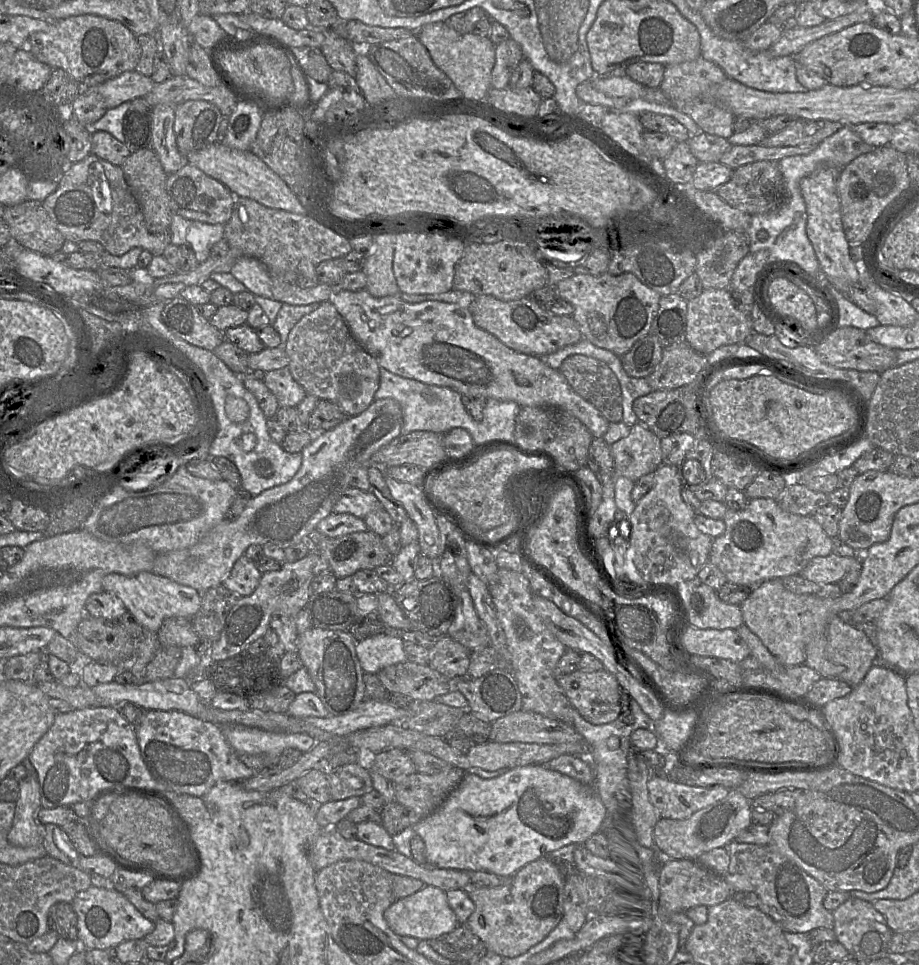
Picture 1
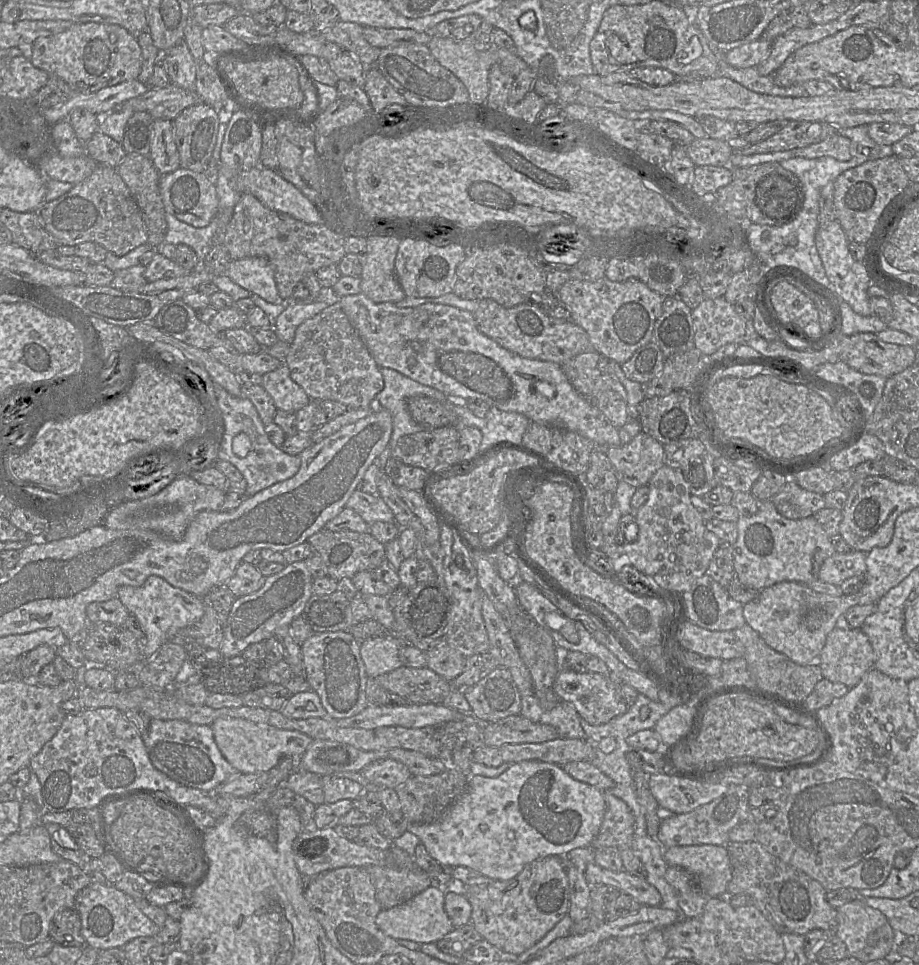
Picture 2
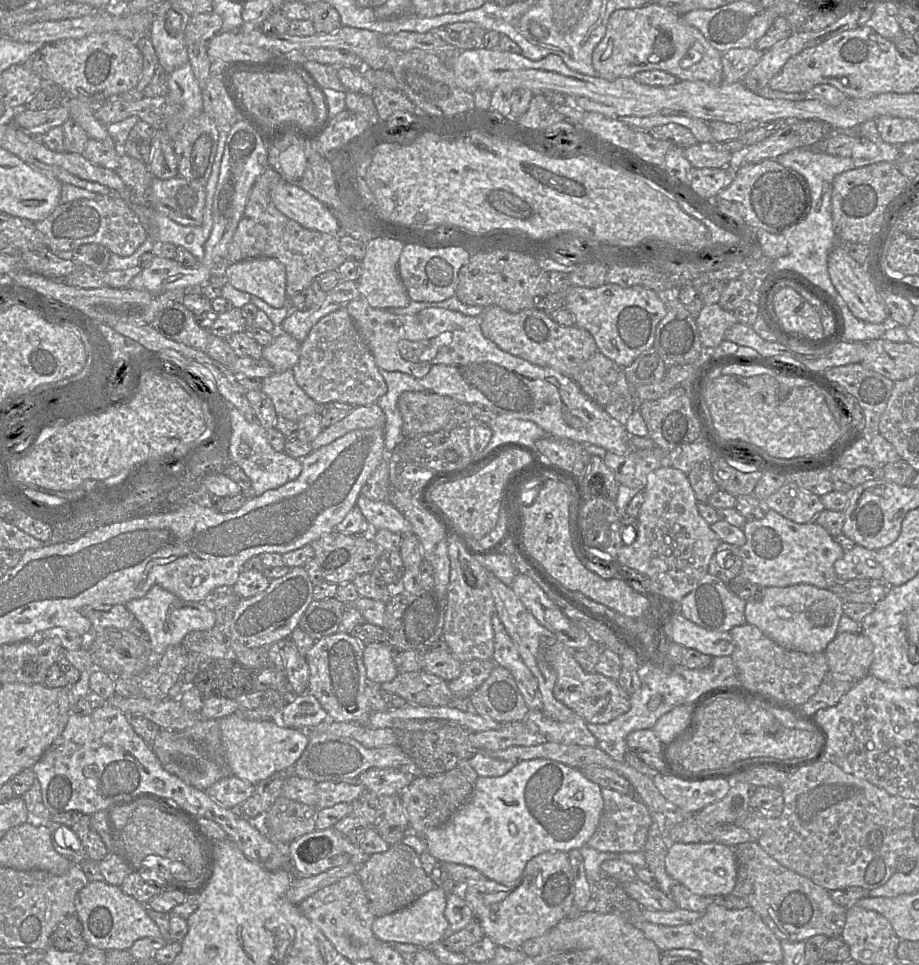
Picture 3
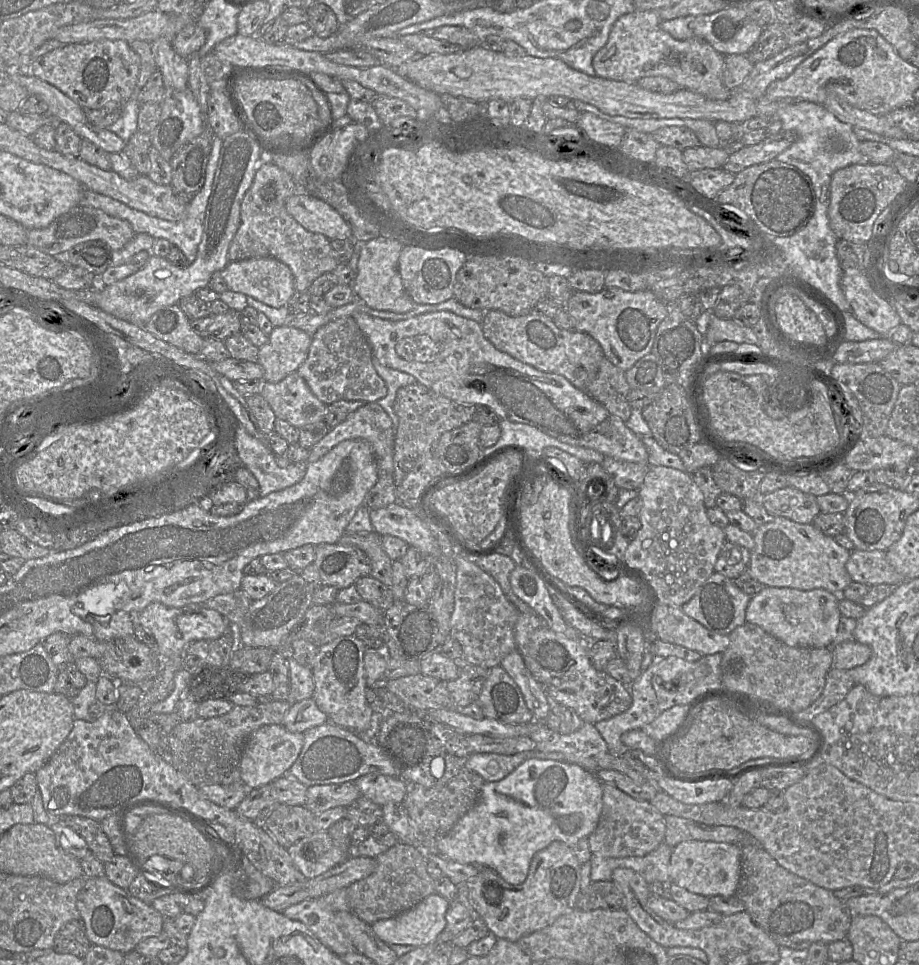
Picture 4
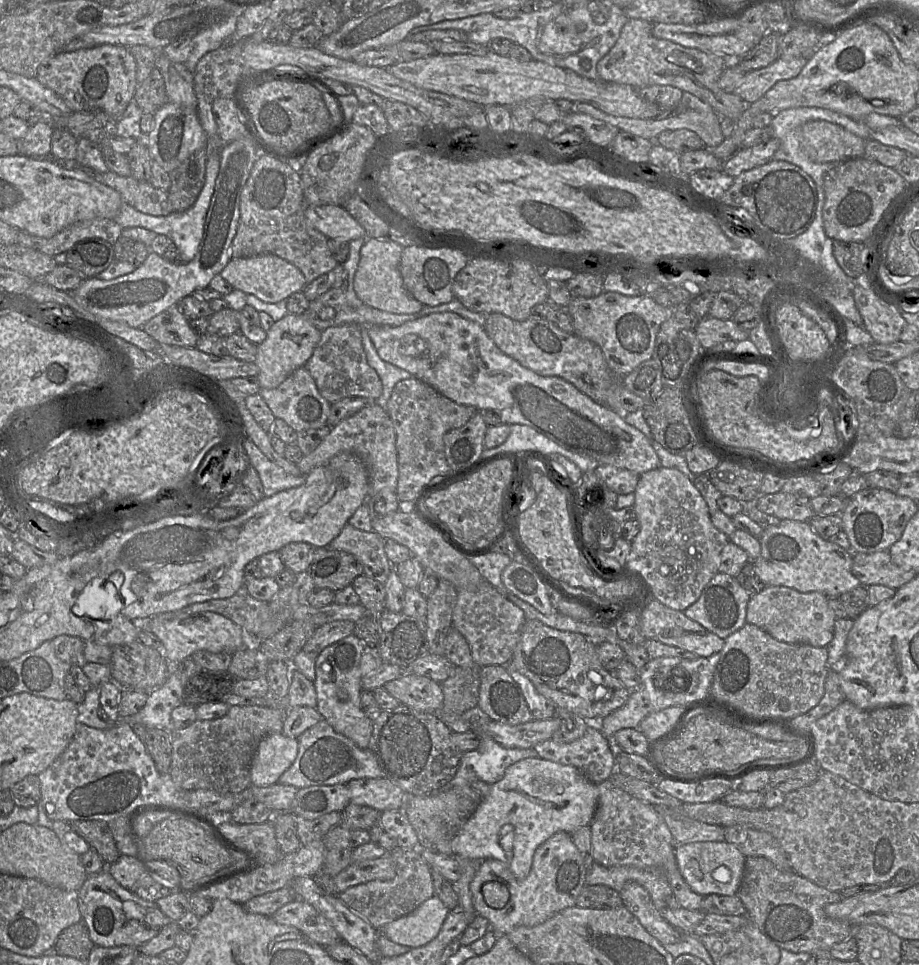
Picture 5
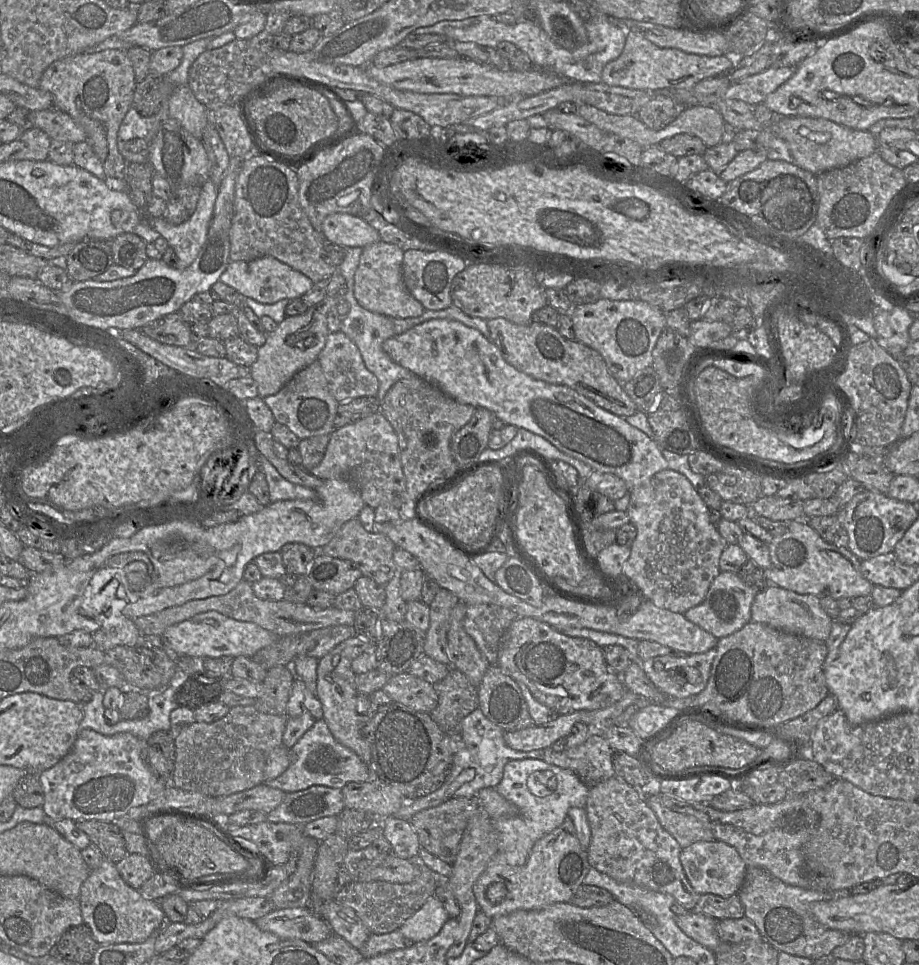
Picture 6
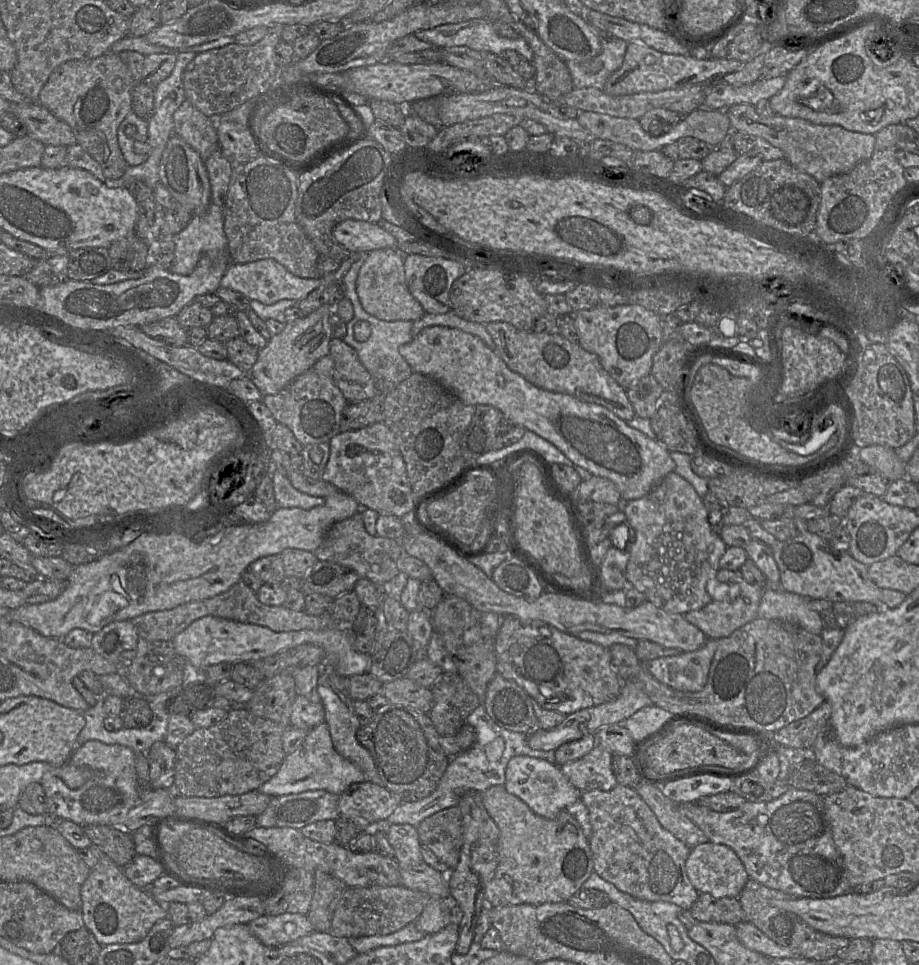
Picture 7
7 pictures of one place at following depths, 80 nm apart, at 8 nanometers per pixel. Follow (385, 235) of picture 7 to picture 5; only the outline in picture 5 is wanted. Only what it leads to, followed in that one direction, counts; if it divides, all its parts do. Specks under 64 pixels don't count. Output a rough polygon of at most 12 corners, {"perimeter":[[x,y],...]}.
{"perimeter":[[306,205],[310,225],[350,242],[365,229],[342,205]]}

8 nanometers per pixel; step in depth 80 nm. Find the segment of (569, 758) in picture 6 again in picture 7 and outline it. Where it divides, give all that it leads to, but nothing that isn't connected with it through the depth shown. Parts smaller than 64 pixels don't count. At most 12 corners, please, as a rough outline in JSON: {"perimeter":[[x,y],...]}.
{"perimeter":[[597,743],[560,769],[581,792],[618,784],[611,751]]}

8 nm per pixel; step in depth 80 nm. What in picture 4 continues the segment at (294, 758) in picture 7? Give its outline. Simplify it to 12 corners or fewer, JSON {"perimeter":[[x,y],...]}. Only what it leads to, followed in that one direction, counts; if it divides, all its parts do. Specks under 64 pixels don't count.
{"perimeter":[[327,721],[286,774],[308,787],[399,775],[378,744]]}

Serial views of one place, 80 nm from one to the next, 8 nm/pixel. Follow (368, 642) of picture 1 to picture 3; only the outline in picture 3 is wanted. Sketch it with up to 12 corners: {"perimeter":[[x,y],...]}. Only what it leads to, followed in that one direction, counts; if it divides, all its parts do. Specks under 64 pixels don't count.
{"perimeter":[[387,643],[363,648],[370,681],[382,684],[398,674]]}

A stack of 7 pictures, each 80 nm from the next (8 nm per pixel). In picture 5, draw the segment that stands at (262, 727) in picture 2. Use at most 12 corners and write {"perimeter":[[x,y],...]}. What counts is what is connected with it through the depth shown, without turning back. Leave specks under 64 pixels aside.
{"perimeter":[[270,734],[258,744],[251,785],[278,782],[298,754],[298,739]]}

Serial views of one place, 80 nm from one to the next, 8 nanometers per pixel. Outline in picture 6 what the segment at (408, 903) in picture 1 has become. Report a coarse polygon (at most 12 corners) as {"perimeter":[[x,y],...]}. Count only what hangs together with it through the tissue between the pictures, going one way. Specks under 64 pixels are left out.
{"perimeter":[[433,895],[398,930],[415,944],[448,918]]}

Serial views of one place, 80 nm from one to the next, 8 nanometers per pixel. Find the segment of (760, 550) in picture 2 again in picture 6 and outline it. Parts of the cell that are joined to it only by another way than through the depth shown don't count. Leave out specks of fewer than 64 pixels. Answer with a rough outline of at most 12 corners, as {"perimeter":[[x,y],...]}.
{"perimeter":[[806,519],[768,547],[769,584],[835,600],[871,594],[861,560]]}

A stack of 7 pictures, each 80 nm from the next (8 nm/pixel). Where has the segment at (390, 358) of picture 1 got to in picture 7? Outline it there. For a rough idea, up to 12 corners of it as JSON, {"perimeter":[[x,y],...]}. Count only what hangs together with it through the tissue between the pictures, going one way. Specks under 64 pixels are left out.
{"perimeter":[[477,336],[398,350],[465,405],[536,433],[622,499],[675,462],[601,405],[534,386]]}

